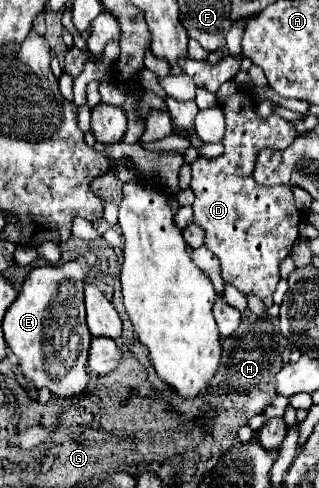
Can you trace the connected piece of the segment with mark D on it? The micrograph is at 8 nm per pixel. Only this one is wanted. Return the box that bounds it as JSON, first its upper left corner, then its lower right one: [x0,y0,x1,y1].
[190,90,302,300]

